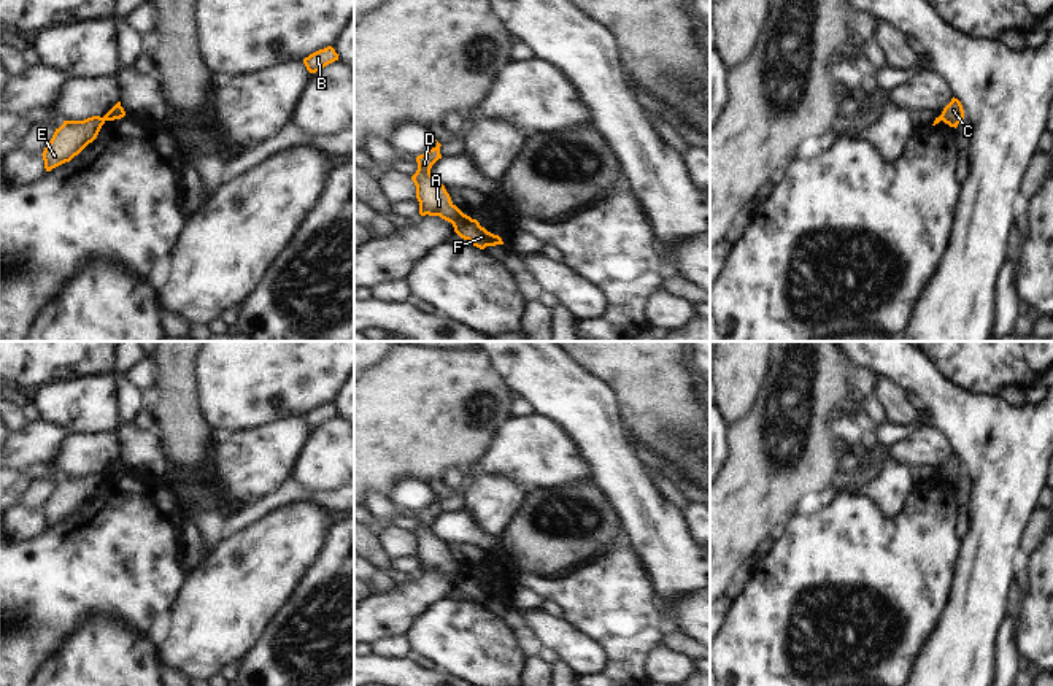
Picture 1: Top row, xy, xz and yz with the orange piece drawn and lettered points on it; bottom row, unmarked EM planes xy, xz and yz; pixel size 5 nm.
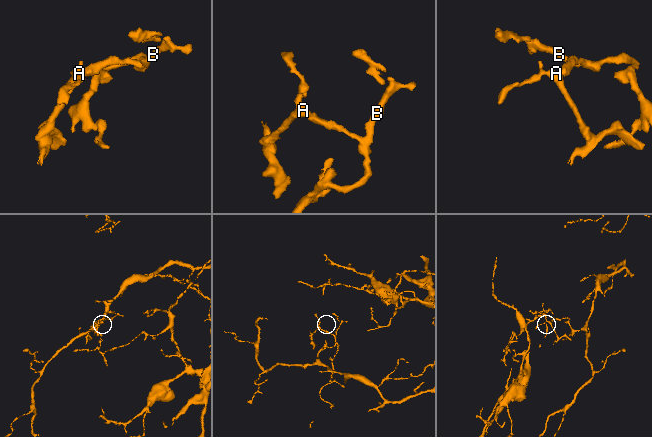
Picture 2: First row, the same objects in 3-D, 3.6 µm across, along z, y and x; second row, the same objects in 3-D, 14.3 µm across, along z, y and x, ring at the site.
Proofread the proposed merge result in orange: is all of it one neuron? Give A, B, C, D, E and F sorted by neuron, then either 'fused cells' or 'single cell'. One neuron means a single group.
A D E / B C F | fused cells

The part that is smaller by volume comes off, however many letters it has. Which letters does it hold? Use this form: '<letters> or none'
A, D, E

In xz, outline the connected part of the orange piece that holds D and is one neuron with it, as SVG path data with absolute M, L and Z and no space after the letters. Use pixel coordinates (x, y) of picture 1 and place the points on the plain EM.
M440 499L427 508L416 513L418 526L411 532L416 541L416 554L419 557L421 572L440 572L442 575L454 578L464 570L453 557L445 541L438 538L432 529L432 521L442 514Z

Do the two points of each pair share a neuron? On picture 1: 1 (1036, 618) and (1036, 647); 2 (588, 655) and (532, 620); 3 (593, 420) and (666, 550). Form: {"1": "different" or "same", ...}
{"1": "same", "2": "same", "3": "same"}

